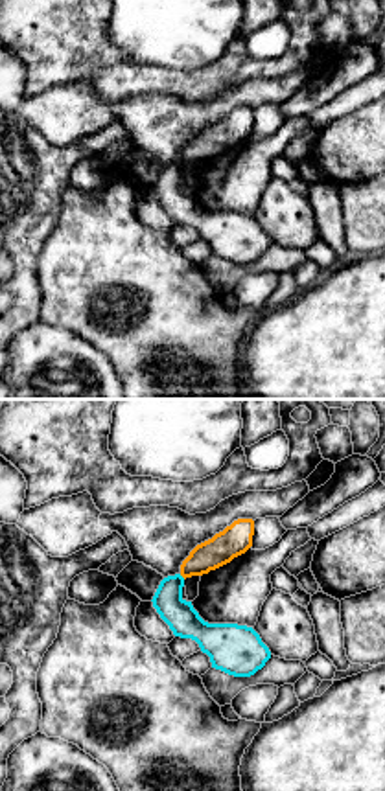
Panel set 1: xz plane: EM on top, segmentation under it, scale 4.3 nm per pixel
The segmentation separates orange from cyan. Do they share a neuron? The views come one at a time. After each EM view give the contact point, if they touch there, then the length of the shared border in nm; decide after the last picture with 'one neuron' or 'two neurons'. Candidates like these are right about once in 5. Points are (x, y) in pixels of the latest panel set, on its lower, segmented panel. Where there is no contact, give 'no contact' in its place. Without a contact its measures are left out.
(183, 576) | 40 nm

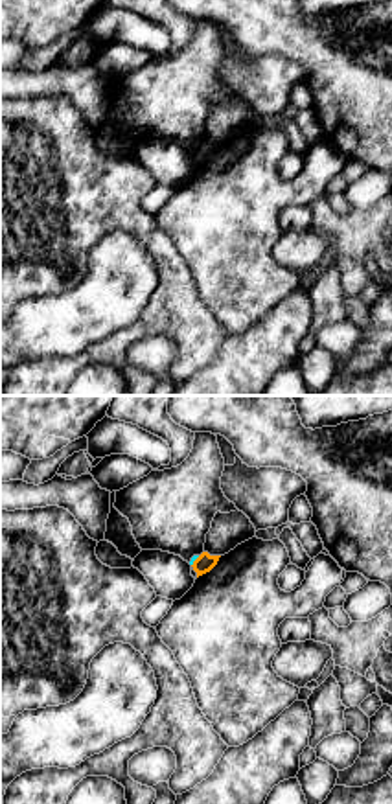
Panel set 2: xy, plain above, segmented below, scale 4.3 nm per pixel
(194, 562) | 60 nm

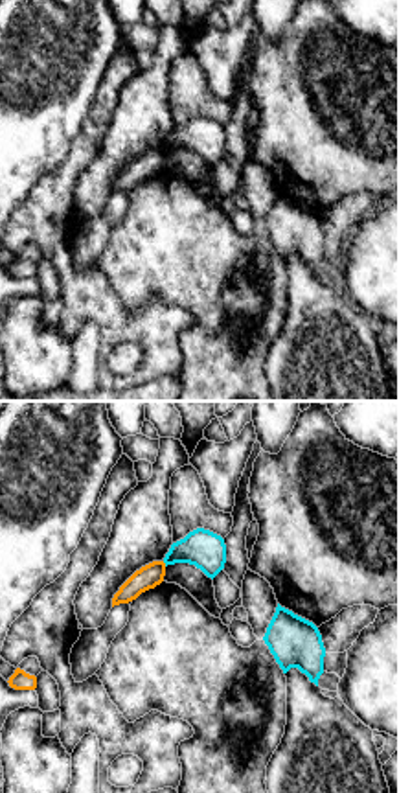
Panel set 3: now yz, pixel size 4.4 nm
(164, 563) | 30 nm

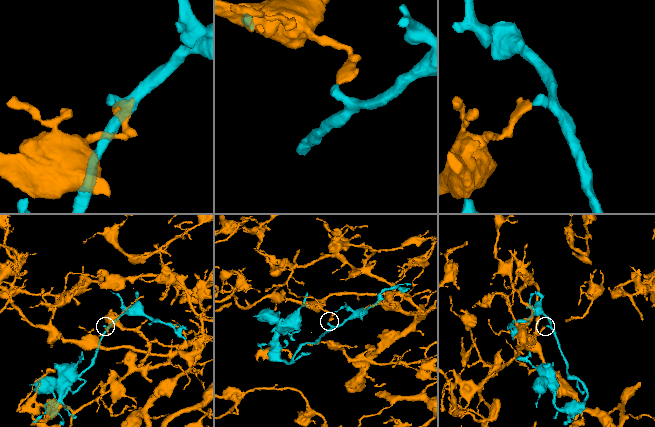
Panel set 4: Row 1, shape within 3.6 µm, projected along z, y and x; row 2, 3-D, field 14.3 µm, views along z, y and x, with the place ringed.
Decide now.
two neurons

